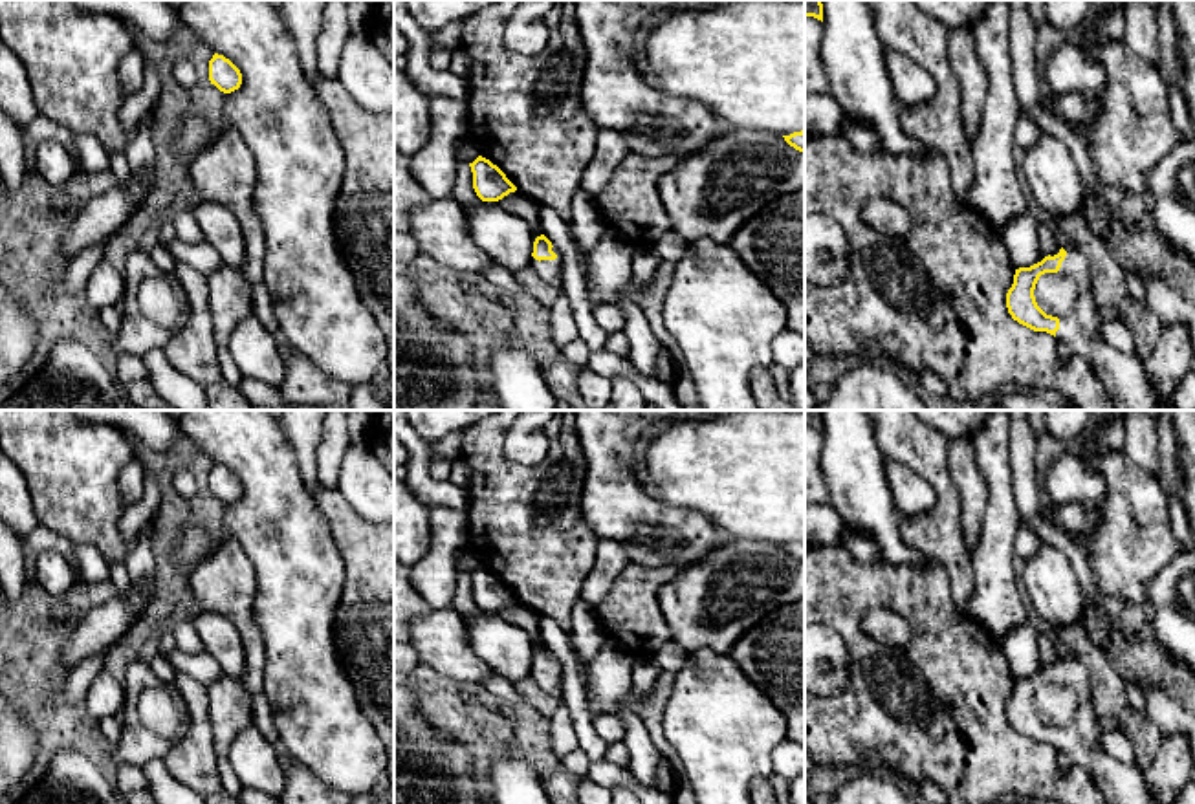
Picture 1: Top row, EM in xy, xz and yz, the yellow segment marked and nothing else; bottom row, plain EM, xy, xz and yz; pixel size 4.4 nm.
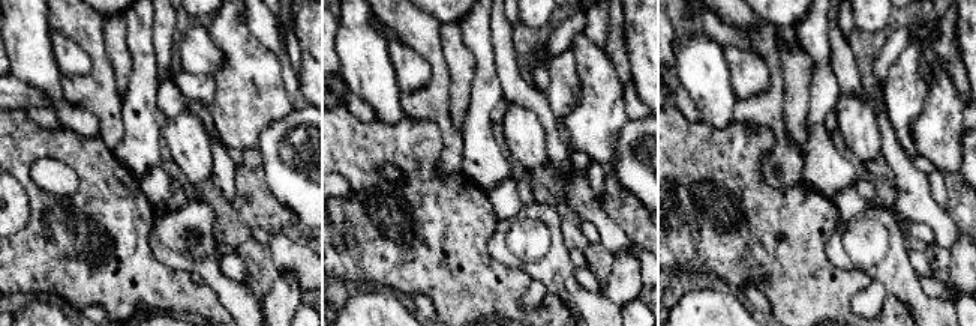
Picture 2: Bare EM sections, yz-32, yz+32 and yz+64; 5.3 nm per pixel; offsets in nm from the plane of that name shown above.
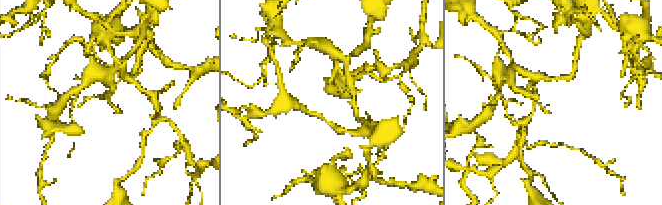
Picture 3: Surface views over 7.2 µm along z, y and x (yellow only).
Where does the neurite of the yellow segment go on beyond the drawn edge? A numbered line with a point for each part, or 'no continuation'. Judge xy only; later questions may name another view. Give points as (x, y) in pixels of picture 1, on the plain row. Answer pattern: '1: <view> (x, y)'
no continuation

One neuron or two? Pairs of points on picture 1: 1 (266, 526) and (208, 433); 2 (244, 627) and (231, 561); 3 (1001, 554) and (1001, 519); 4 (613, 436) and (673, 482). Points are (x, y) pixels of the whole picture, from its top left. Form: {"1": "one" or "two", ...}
{"1": "one", "2": "one", "3": "one", "4": "two"}

